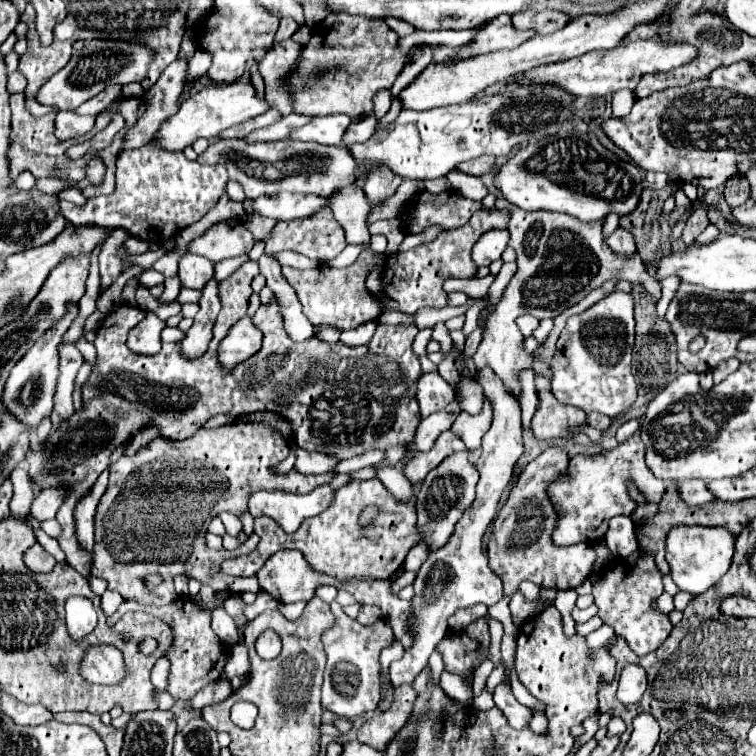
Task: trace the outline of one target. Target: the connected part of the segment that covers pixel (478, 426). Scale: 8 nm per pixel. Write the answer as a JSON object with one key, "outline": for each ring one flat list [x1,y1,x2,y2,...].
{"outline":[[484,403,484,409,480,415,474,415,470,419,456,419,452,429,462,441,466,443,468,451,478,451,481,448,484,433,490,428,490,405]]}

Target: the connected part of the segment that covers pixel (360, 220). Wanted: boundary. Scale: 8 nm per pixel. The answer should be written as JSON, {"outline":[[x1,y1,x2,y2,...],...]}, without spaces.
{"outline":[[350,185,344,187,342,191,332,193,330,199,332,199,330,209,334,211,334,217,344,227,346,241,352,245,370,243,370,233,368,233,370,203,364,191,358,185]]}

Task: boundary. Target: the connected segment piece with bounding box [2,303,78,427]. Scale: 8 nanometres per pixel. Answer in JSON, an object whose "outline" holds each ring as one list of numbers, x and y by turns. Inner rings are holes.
{"outline":[[70,303,66,307,66,315,56,321,44,335,42,339,38,339,38,343,34,343,30,347,30,351,16,363,16,367,12,369,8,381,6,381,6,387,4,387,4,393,2,393,2,403,4,407,20,421,24,423,26,427,38,427,38,423,48,417,52,413,52,407,54,407,54,391,56,391,56,379,58,379,58,343,62,339,62,335,70,329,72,321,78,317,78,305,76,303],[30,385,32,387,32,393,34,393,34,401,30,405,22,405,20,403,20,391]]}

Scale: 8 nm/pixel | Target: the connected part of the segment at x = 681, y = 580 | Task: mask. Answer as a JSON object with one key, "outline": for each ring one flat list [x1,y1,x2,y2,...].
{"outline":[[674,527,666,539,666,561,680,591,700,595,730,569,736,537,726,527]]}

